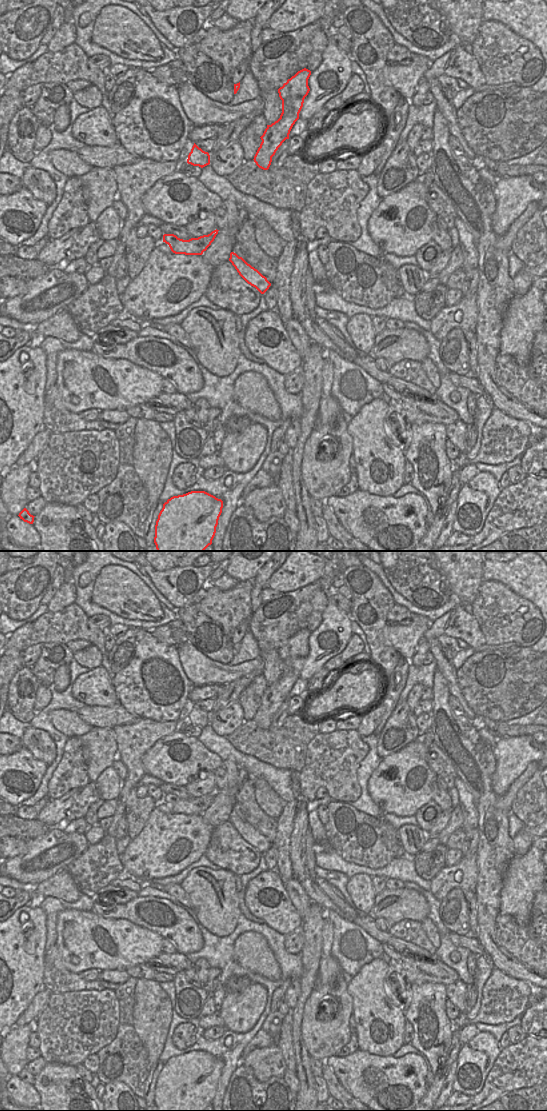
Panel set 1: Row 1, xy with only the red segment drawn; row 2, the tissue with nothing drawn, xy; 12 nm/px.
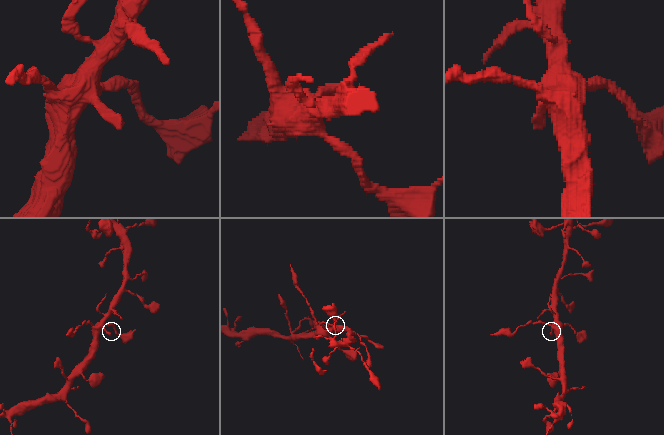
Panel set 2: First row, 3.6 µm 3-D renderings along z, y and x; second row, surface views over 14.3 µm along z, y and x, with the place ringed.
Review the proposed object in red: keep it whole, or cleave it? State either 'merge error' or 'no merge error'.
merge error

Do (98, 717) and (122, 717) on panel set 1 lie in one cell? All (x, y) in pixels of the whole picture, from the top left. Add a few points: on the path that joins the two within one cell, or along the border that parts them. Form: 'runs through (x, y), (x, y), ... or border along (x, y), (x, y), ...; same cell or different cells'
runs through (104, 717), (116, 717); same cell

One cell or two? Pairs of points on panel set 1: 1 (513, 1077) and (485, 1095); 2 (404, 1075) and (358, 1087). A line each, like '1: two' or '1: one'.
1: one
2: one

